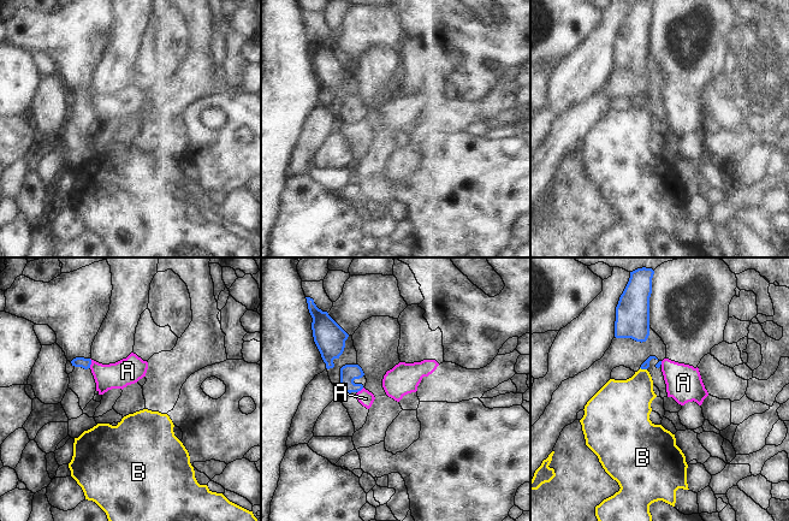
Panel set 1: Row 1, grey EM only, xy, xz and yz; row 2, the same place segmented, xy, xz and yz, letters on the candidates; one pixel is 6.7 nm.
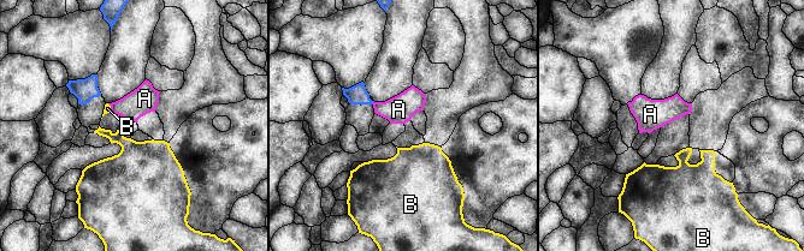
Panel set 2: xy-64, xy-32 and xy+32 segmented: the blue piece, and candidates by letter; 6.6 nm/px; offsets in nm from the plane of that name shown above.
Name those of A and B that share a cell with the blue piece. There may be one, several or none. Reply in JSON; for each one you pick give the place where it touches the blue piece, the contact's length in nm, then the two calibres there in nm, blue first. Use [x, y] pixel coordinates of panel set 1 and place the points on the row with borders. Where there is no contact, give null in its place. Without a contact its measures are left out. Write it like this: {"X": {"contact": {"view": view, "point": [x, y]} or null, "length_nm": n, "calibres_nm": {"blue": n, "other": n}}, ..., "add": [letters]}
{"add": []}

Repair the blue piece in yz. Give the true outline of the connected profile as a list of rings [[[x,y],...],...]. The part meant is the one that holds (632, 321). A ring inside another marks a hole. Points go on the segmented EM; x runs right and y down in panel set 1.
[[[652,268],[630,272],[629,282],[616,307],[615,337],[646,342],[649,336],[649,297]]]

